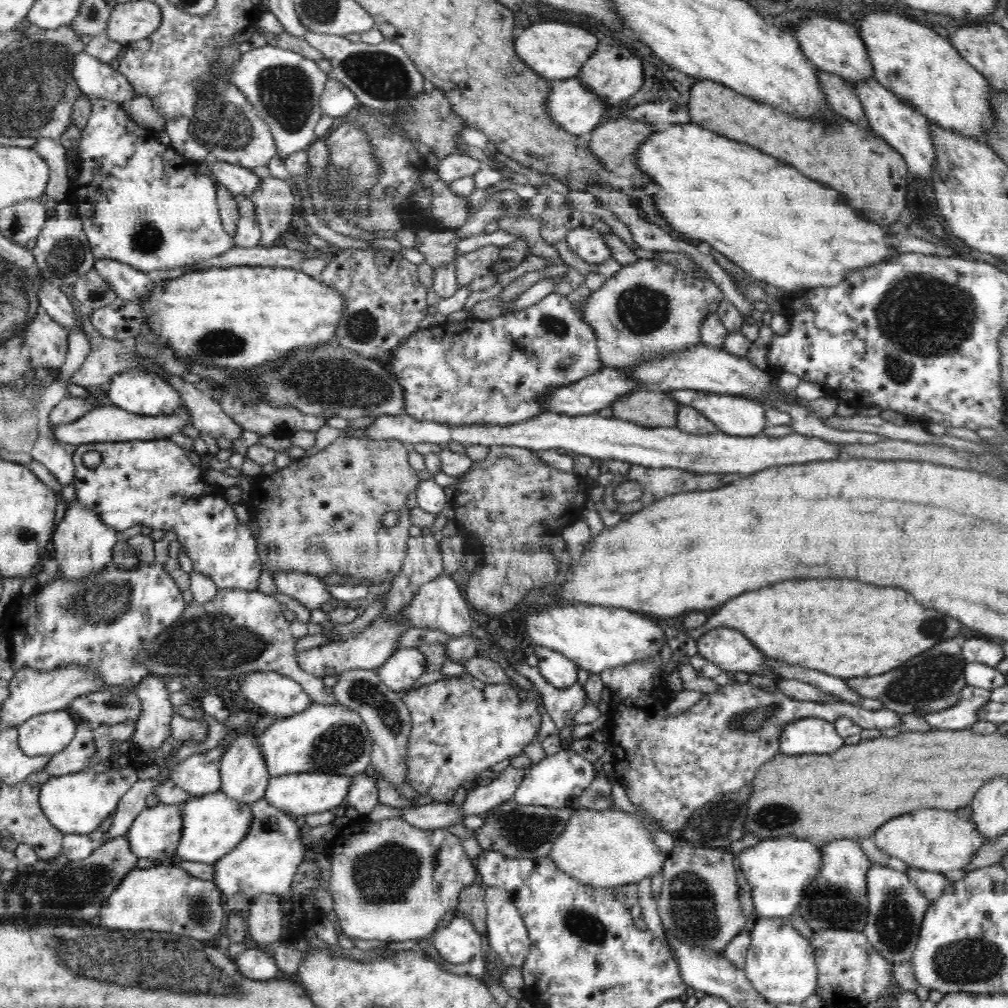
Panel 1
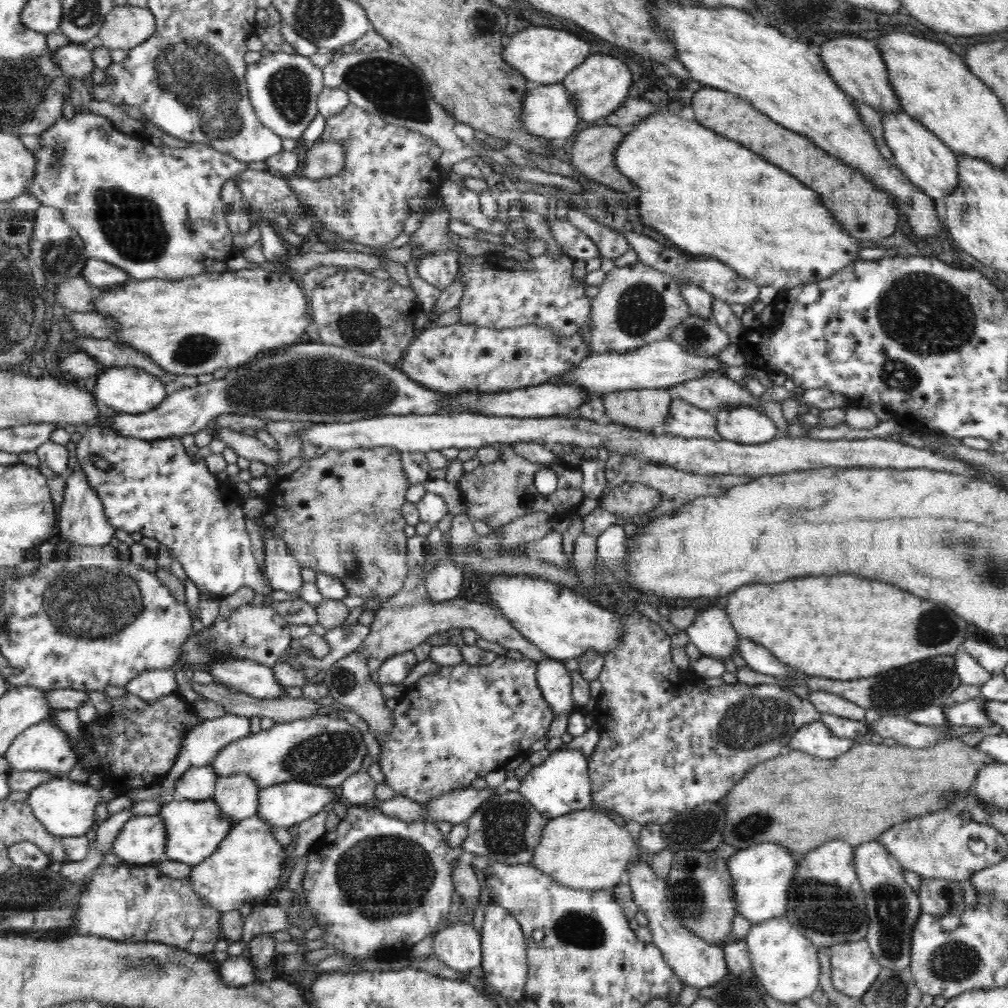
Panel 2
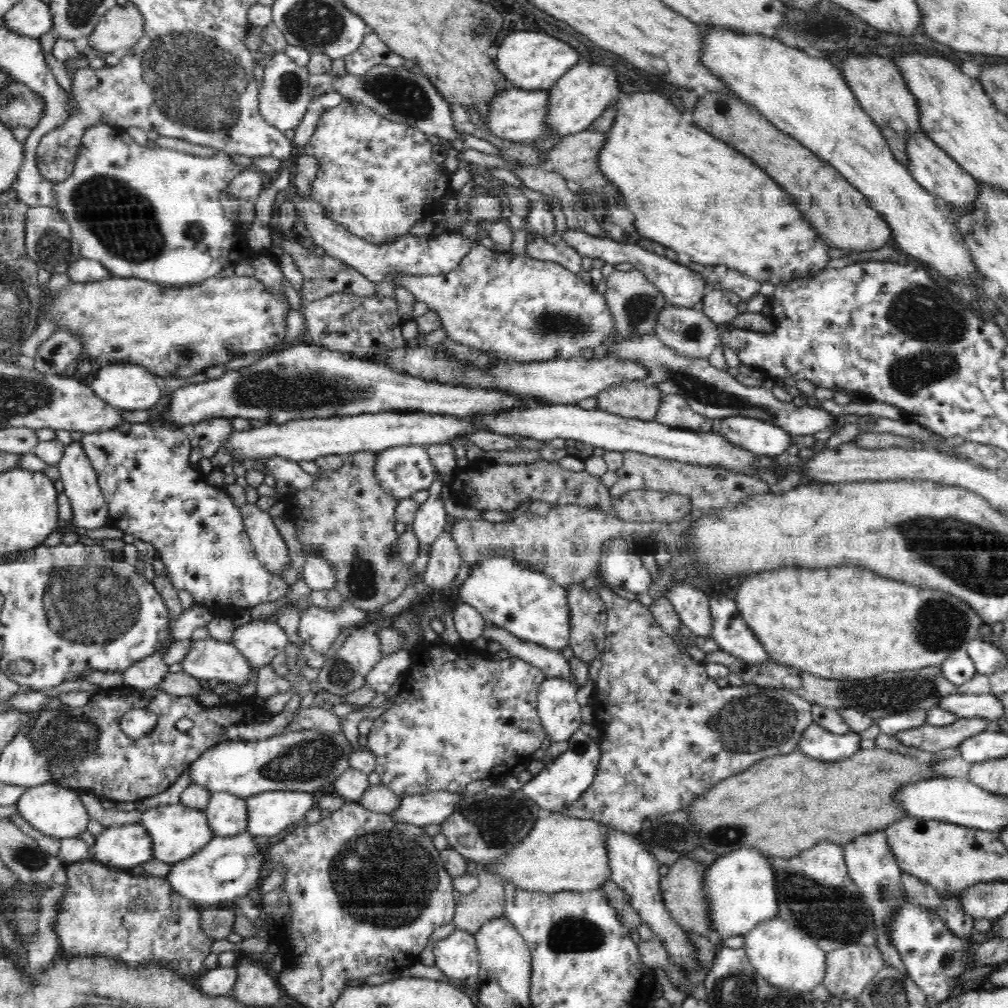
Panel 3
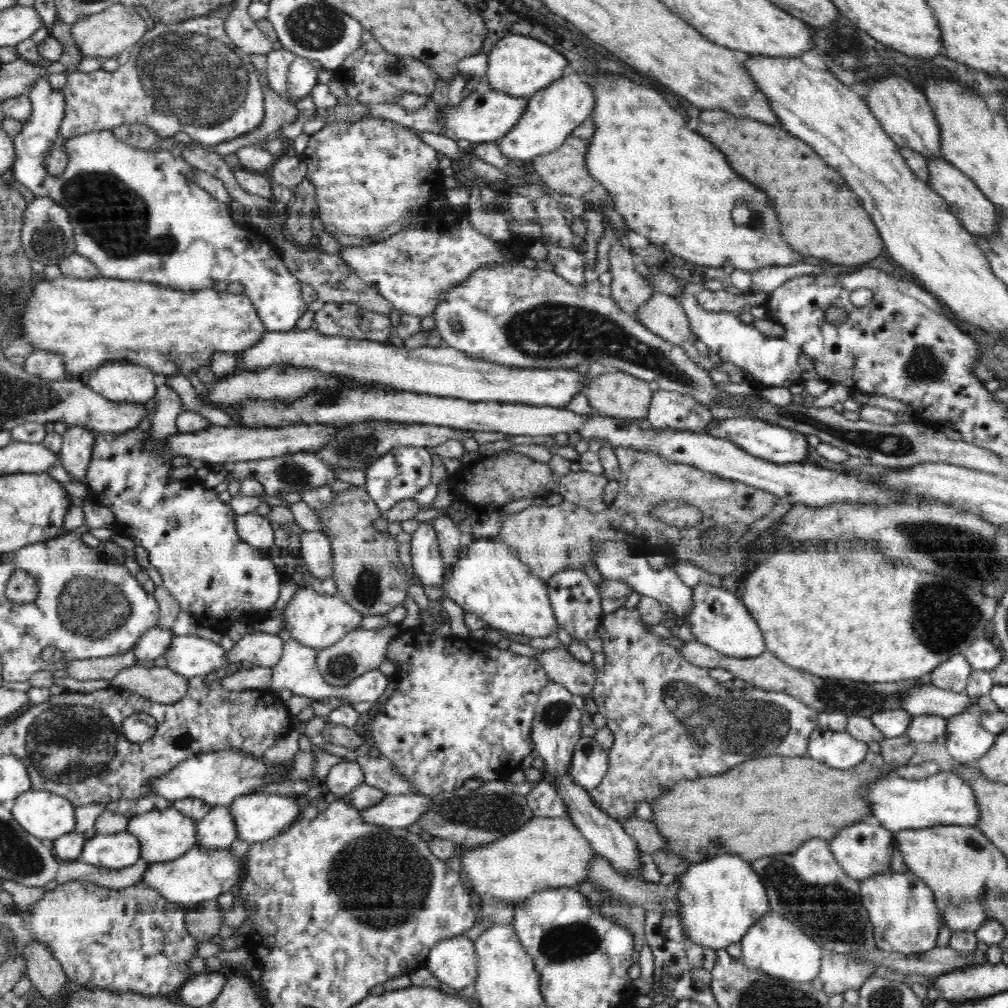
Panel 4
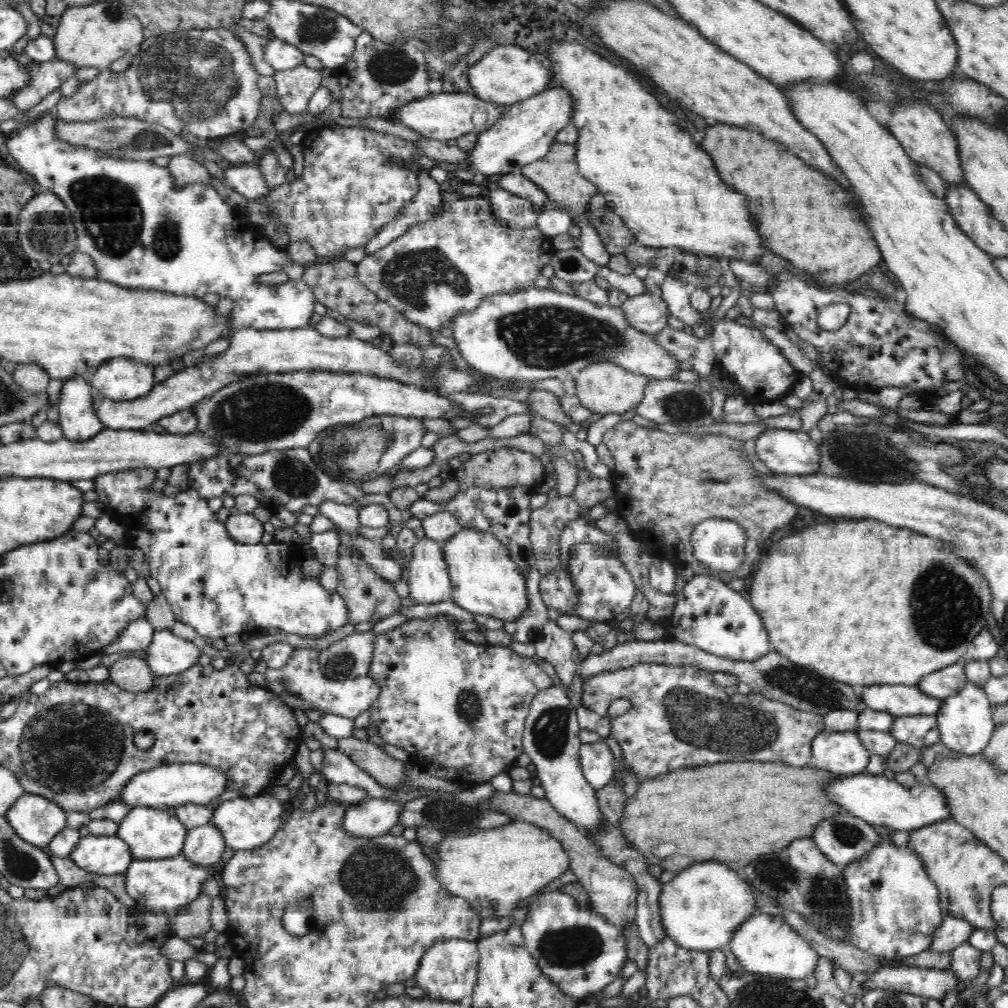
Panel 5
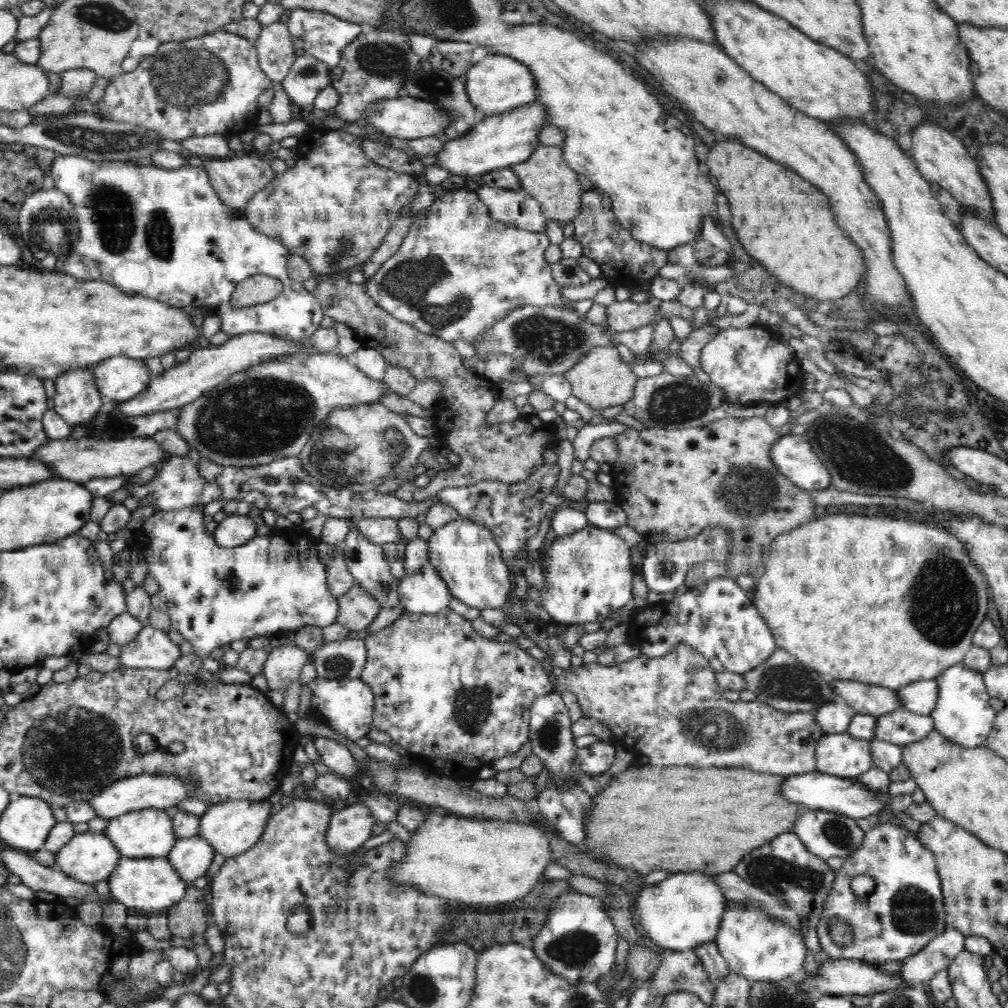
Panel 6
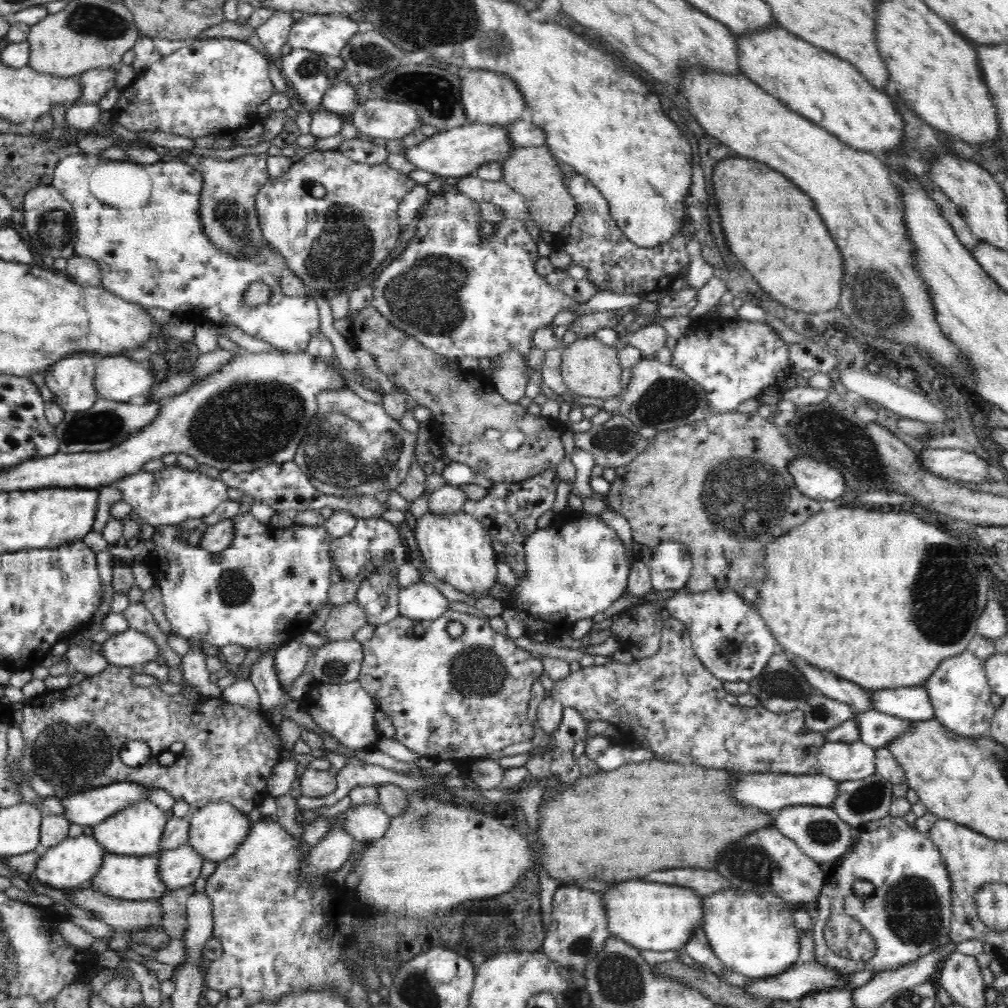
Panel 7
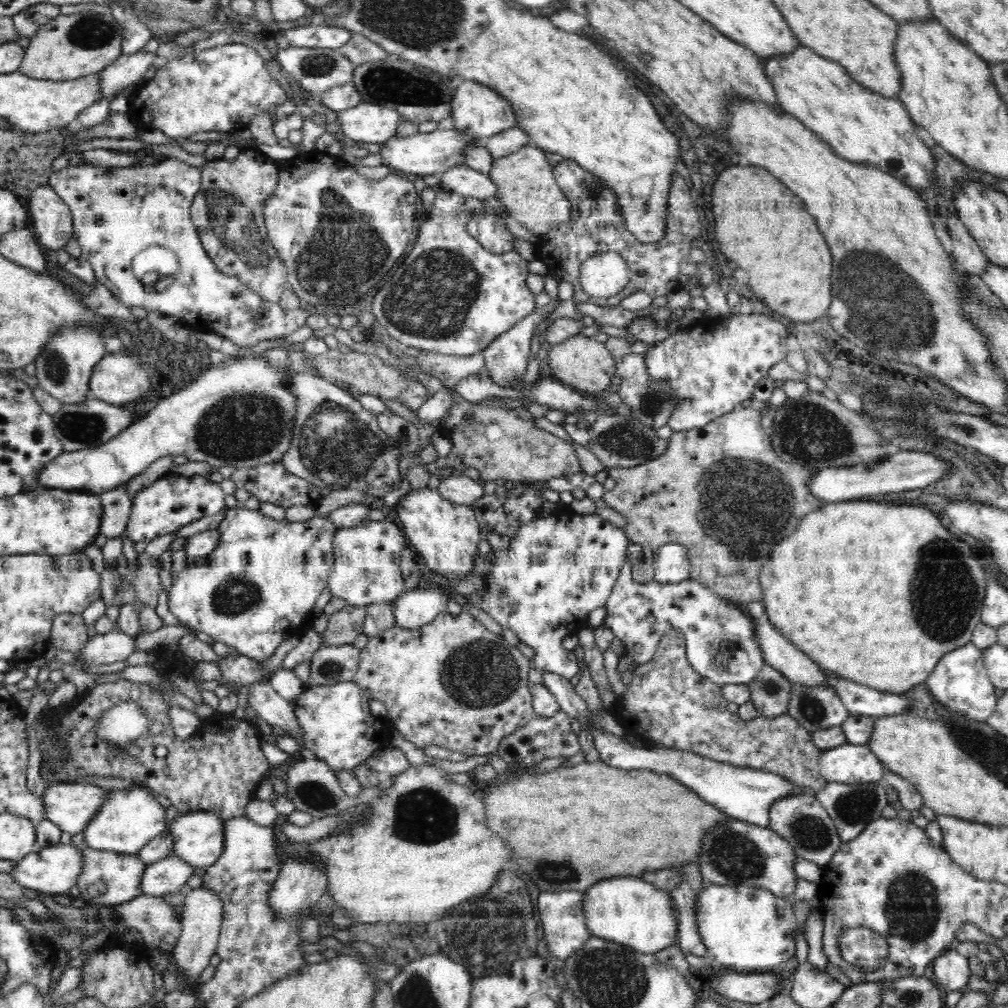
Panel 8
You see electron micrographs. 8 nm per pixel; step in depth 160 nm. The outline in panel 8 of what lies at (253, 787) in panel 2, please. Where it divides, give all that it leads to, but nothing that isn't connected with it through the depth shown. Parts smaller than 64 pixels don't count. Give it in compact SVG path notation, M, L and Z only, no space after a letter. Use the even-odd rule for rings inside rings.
M175 855L146 865L139 884L140 895L162 897L177 892L187 884L195 869Z

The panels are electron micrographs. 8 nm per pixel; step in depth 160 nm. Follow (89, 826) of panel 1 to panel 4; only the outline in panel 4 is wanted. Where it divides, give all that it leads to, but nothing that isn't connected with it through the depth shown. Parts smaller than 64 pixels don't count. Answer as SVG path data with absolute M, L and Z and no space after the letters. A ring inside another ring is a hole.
M30 789L15 798L12 814L28 834L41 840L61 837L75 830L76 806L62 795Z

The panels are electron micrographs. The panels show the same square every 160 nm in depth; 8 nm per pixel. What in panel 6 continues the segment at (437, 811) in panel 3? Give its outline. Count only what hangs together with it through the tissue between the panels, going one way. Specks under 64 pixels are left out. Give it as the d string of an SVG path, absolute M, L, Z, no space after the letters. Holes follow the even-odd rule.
M361 802L349 805L331 816L325 843L338 856L344 856L357 850L371 837L370 832L376 822L368 807Z

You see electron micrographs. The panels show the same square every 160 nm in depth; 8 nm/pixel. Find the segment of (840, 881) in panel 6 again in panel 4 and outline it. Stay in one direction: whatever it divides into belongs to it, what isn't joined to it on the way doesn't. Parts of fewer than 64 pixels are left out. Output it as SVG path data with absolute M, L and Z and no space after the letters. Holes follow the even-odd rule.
M890 868L885 873L876 873L872 877L859 881L860 897L866 907L870 922L874 927L874 940L880 950L899 952L910 957L919 957L920 953L928 952L936 947L938 930L940 930L940 914L936 907L935 895L929 886L910 870L894 871Z

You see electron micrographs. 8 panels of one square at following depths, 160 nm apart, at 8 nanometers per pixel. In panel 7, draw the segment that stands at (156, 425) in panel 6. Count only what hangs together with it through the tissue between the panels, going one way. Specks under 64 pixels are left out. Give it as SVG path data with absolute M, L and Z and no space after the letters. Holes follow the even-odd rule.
M100 399L84 412L65 412L64 420L55 426L55 435L60 446L58 453L74 454L112 448L125 441L133 432L146 428L160 414L160 410L161 406L158 404L146 404L144 400L124 403Z

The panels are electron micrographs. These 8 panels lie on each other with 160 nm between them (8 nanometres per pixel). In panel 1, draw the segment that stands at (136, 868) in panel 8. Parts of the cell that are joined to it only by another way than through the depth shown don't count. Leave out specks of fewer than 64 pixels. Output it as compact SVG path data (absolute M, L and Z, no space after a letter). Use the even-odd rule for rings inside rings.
M265 798L252 805L253 824L244 840L232 852L216 861L211 881L224 898L232 894L246 894L251 900L260 894L280 896L290 890L292 878L304 860L304 846L298 842L300 826L290 814L284 814Z

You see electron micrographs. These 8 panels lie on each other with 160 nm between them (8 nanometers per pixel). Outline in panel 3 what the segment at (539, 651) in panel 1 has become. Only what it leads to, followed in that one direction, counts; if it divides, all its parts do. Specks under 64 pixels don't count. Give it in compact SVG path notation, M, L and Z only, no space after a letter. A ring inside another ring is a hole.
M546 678L539 687L537 713L544 726L545 738L548 738L550 742L569 742L572 734L578 731L580 724L583 723L580 716L582 706L576 701L578 689L577 686L560 678Z

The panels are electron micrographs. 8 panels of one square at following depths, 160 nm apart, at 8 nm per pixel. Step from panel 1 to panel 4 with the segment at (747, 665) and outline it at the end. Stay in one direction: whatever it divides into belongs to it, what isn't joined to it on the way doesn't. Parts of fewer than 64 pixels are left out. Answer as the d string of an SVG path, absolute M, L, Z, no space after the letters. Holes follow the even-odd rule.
M602 541L593 546L595 550L595 565L602 574L603 578L608 579L624 579L628 587L644 596L649 596L666 603L668 609L673 611L676 620L683 623L694 610L693 606L693 590L690 586L686 586L678 573L671 567L662 570L654 570L648 563L645 556L632 554L629 547L621 542ZM618 554L620 554L618 559Z

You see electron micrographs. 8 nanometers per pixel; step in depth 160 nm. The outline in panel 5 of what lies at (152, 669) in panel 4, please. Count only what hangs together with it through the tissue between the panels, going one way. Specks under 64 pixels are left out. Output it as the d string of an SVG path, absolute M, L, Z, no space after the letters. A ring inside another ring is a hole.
M125 655L115 657L108 670L109 680L129 692L148 692L158 678L143 659Z

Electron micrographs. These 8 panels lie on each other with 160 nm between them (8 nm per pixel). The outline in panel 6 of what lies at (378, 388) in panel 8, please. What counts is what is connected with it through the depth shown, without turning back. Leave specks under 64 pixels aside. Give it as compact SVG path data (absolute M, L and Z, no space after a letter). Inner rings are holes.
M341 273L336 278L319 278L314 292L323 313L348 325L361 346L377 350L387 364L405 368L417 382L426 378L440 381L439 400L431 409L433 416L430 420L437 434L440 434L442 449L458 454L460 462L453 470L438 471L427 486L416 490L414 501L424 502L445 488L477 485L480 481L498 480L506 484L524 482L546 462L544 450L553 447L556 432L535 415L484 425L491 408L499 399L498 388L488 379L468 373L453 343L424 334L415 326L394 318L371 299L362 284L350 283L348 275Z

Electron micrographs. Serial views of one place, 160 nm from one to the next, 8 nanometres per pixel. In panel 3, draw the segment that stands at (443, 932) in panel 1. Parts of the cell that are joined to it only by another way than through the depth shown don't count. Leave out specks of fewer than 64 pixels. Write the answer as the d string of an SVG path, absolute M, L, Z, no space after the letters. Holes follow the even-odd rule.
M455 929L434 944L435 965L450 980L470 984L480 970L479 952L474 933Z

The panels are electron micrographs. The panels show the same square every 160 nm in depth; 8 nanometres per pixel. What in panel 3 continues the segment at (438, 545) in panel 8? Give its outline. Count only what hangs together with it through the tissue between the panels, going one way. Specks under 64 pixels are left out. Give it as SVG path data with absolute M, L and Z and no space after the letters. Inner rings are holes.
M506 556L478 561L471 566L471 573L460 586L458 594L458 598L478 610L487 623L506 629L522 640L534 642L550 650L562 651L570 646L570 609L565 587L522 562L515 562Z

